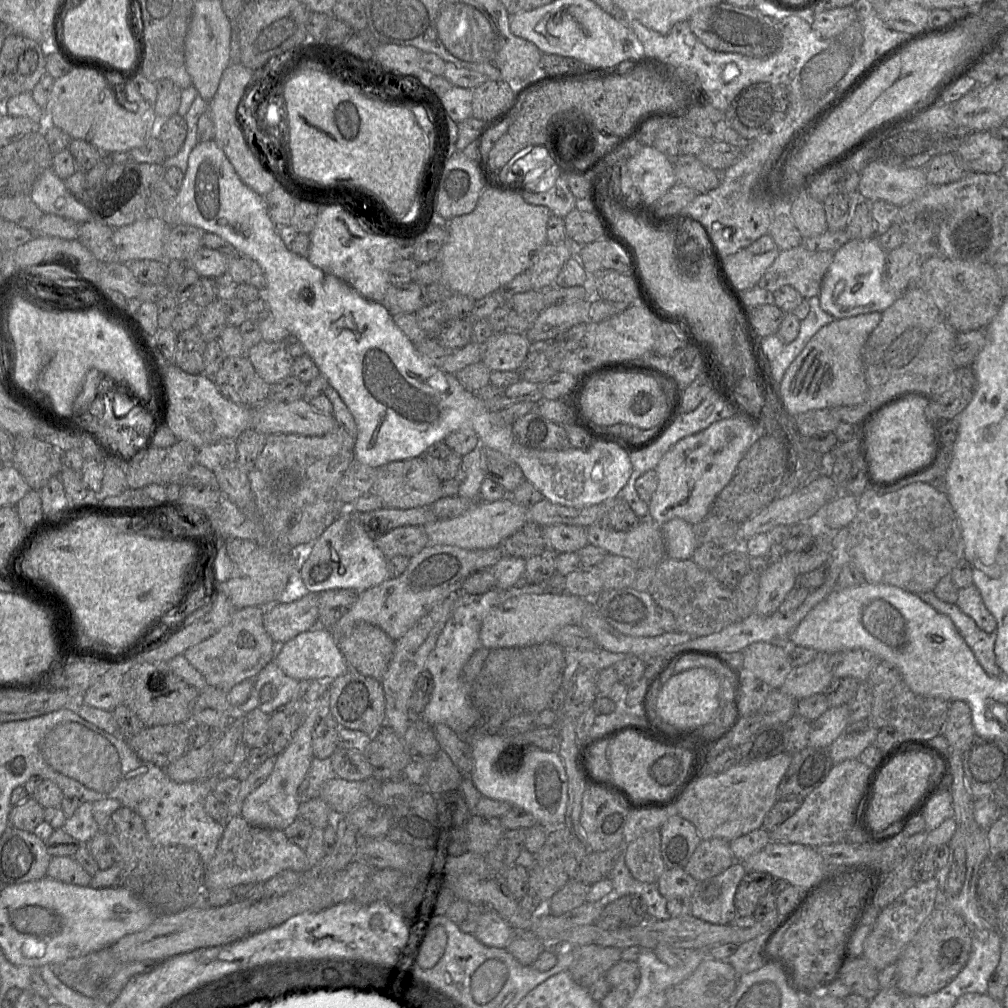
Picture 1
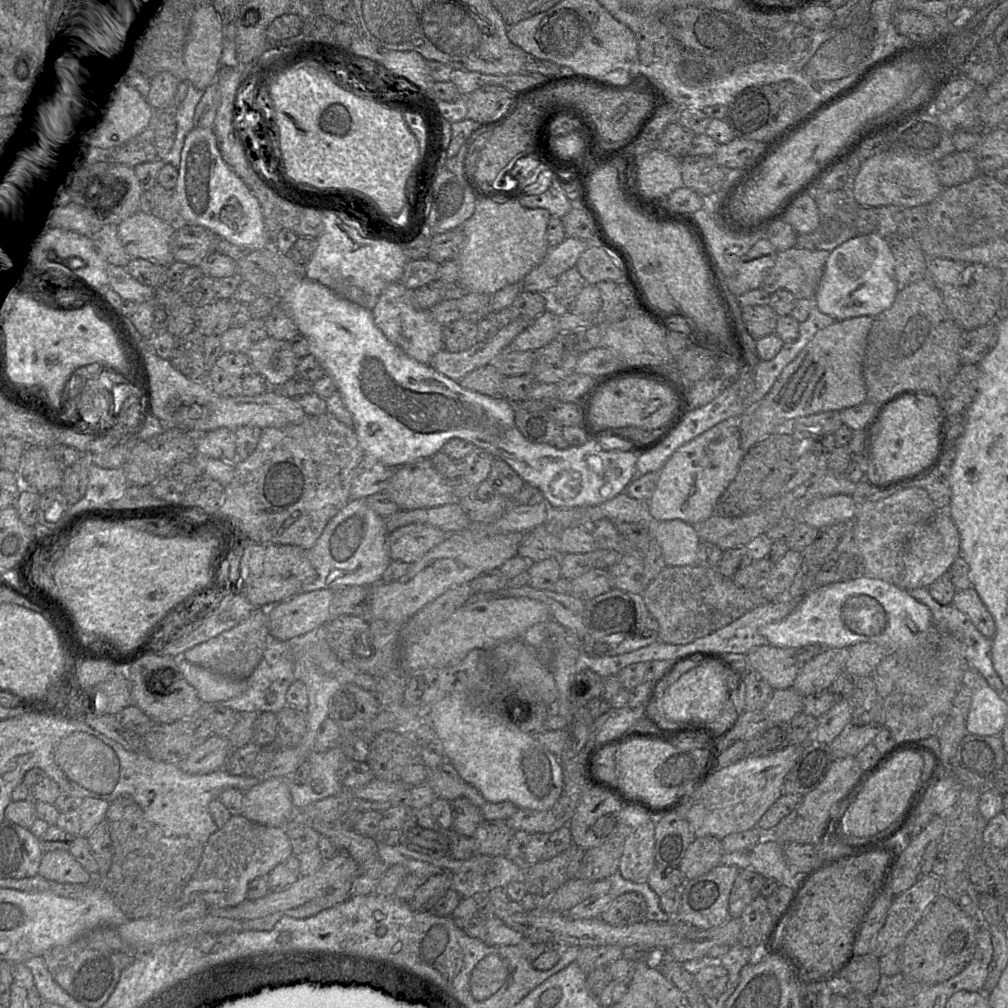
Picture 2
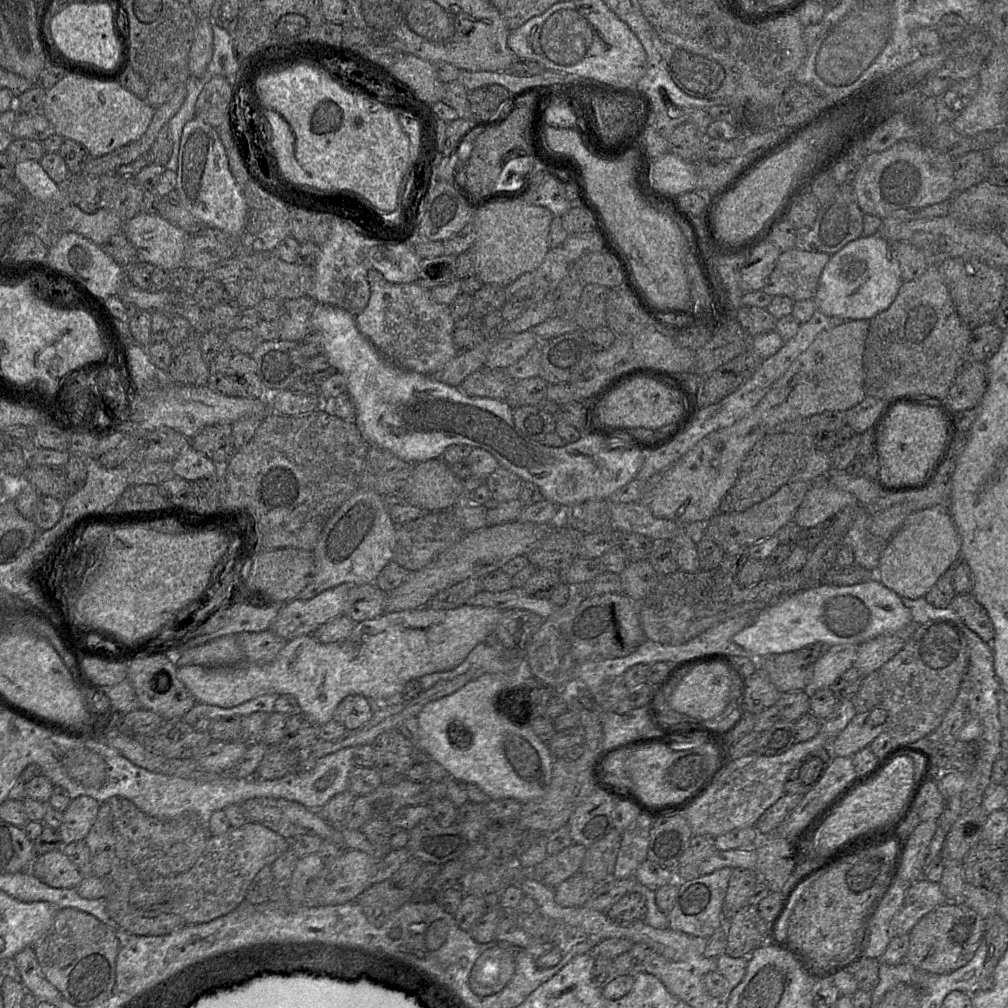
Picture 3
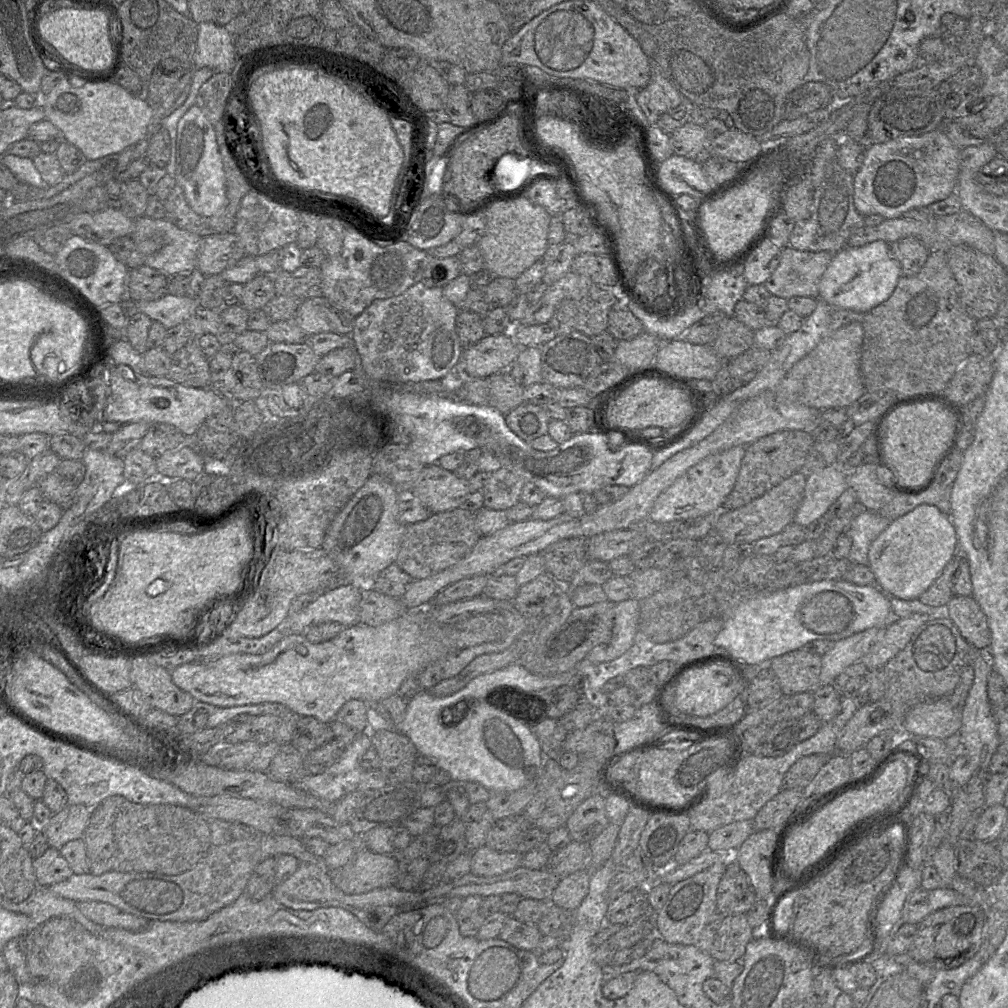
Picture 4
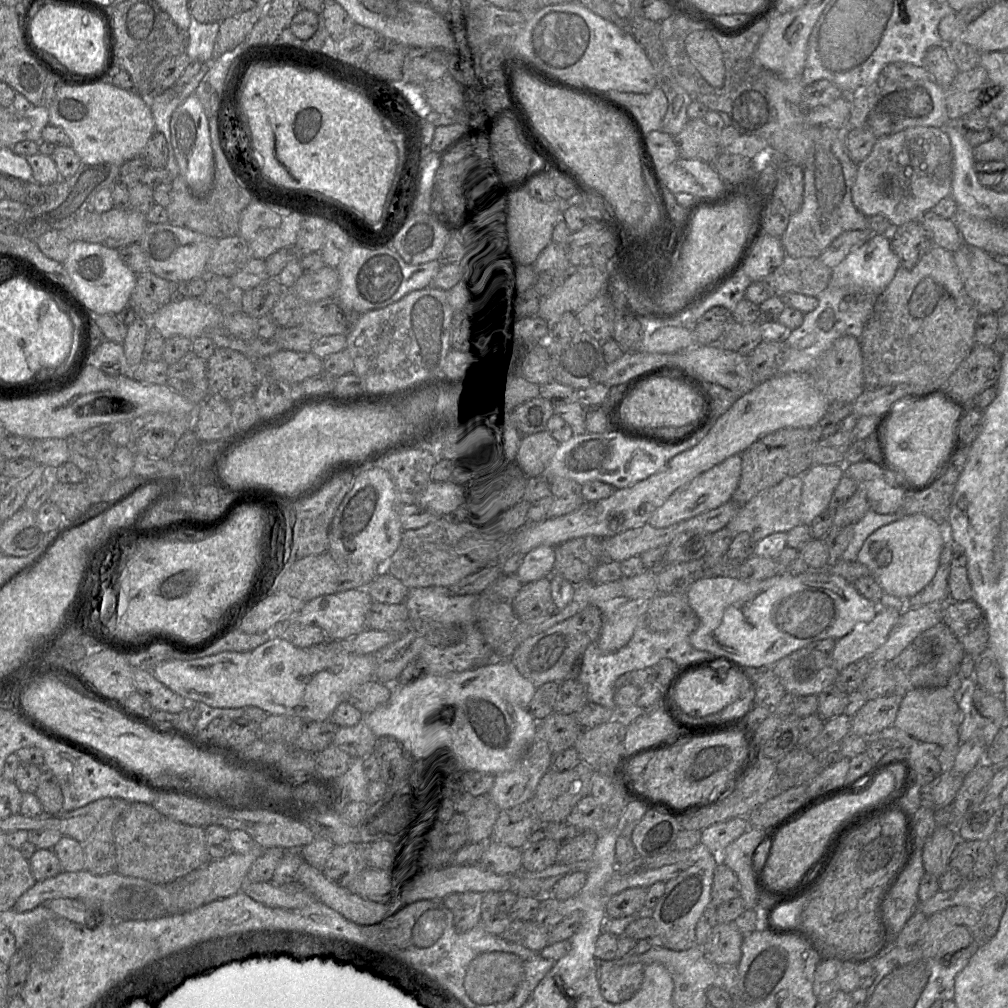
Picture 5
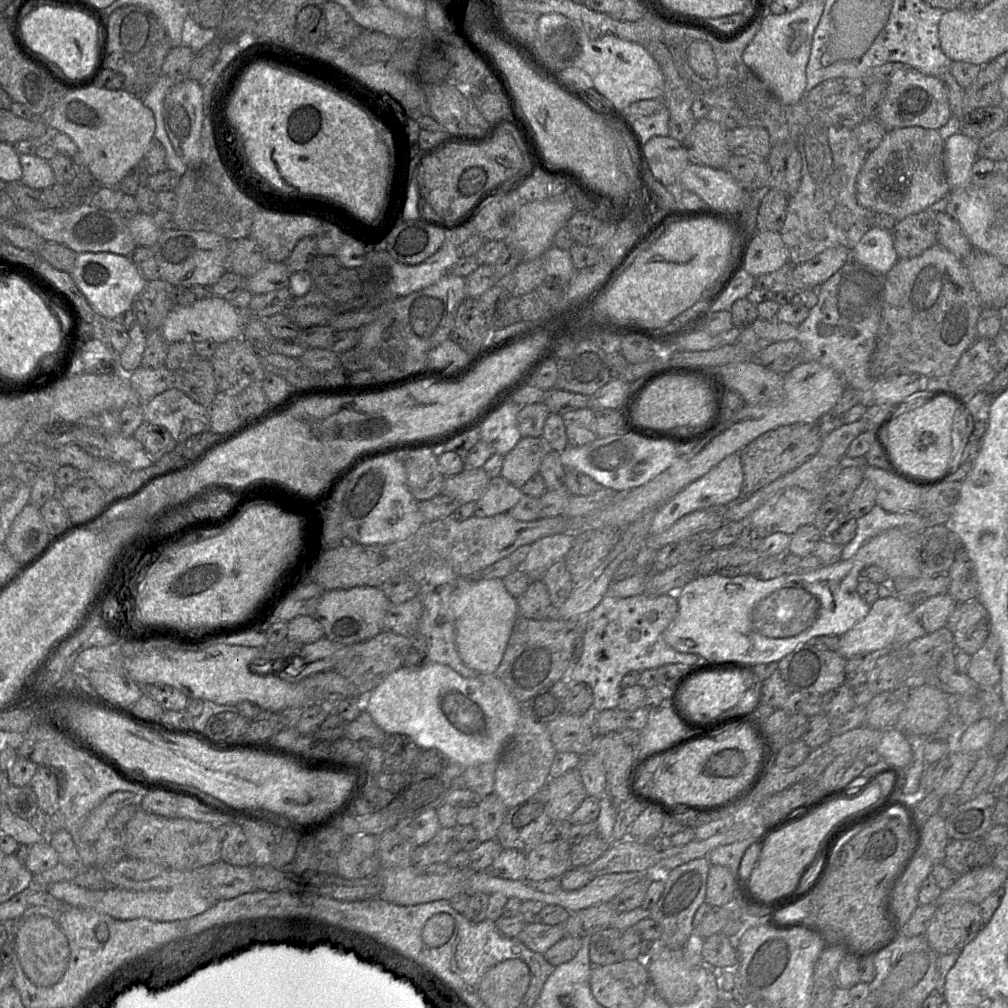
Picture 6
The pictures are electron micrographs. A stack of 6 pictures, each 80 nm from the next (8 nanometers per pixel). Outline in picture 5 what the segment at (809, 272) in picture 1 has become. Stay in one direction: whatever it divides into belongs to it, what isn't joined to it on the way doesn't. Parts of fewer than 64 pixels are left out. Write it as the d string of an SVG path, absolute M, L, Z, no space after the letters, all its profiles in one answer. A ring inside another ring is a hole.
M786 255L783 262L760 283L770 293L770 296L783 296L786 293L796 293L818 297L830 284L832 269L826 266L818 257L792 257Z

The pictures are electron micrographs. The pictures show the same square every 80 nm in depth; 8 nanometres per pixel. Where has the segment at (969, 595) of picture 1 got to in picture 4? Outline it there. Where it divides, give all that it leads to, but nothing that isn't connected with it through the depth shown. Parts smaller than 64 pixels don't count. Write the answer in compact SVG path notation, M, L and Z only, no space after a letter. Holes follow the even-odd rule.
M953 595L947 613L969 645L990 650L991 633L986 615L972 596Z

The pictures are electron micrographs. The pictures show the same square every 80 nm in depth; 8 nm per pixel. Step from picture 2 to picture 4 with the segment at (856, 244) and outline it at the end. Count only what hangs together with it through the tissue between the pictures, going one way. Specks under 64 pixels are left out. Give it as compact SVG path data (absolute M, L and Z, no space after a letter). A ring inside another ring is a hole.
M878 240L861 247L844 247L833 254L819 284L819 298L835 307L868 313L886 301L893 293L901 268L890 244Z

